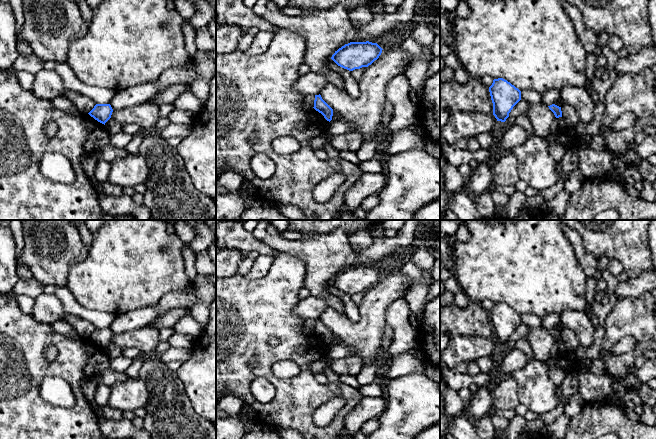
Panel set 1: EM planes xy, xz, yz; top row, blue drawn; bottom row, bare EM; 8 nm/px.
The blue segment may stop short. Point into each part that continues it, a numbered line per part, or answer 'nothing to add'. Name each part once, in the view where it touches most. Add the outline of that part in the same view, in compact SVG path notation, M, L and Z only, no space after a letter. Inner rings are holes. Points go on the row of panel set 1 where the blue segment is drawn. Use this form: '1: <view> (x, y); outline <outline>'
nothing to add

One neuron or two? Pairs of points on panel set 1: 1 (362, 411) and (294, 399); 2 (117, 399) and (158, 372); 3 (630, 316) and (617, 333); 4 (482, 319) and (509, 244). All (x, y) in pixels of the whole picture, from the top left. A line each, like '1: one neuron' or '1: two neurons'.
1: two neurons
2: two neurons
3: one neuron
4: two neurons

